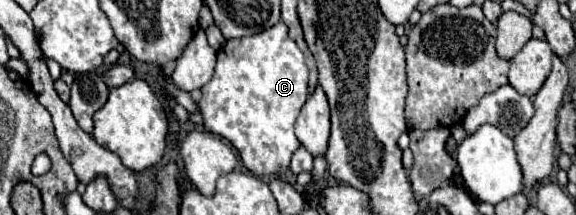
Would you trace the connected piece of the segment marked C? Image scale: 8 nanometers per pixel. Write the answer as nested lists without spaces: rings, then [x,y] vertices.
[[[283,22],[253,36],[227,40],[225,46],[217,52],[215,74],[201,88],[201,92],[203,96],[197,106],[203,116],[203,128],[211,134],[229,140],[233,148],[239,152],[243,166],[251,174],[259,178],[271,178],[289,170],[291,156],[301,146],[293,134],[293,126],[309,94],[307,94],[307,66],[303,60],[303,52],[287,36],[287,26]]]

